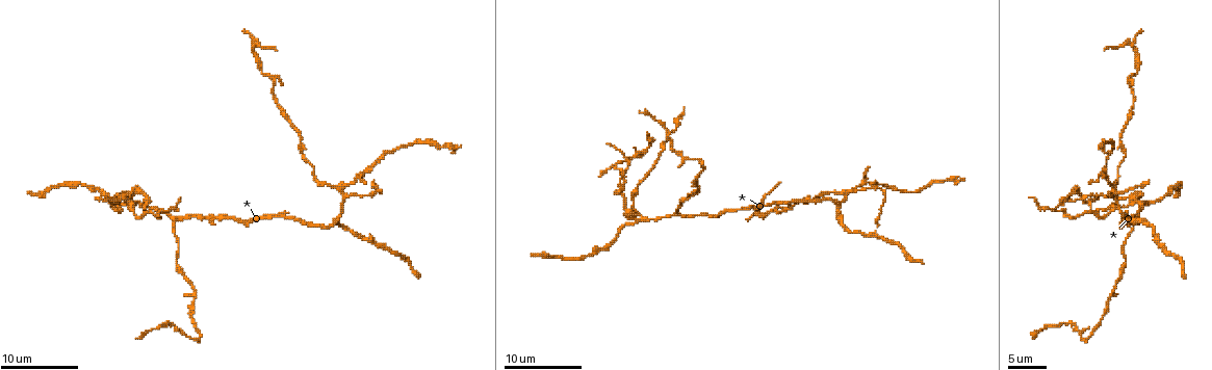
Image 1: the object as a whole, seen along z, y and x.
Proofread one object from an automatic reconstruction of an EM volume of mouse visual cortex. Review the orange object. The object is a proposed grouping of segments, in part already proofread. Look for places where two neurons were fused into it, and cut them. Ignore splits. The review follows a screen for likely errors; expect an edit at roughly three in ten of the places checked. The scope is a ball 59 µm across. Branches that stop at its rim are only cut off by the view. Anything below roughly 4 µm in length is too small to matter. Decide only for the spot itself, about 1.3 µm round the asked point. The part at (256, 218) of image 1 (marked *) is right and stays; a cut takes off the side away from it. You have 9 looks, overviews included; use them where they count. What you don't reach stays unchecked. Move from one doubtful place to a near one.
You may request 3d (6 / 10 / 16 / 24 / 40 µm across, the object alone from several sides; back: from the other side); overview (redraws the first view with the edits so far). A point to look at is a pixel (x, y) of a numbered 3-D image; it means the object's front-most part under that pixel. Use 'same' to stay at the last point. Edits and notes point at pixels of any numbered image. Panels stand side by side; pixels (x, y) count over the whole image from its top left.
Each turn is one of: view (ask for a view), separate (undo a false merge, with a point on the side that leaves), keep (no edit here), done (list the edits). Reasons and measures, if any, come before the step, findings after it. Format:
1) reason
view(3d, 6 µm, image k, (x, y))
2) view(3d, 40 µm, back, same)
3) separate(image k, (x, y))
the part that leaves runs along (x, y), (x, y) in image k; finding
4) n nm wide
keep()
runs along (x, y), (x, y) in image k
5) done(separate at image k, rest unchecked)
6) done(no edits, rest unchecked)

branch point
view(3d, 10 µm, image 1, (838, 207))

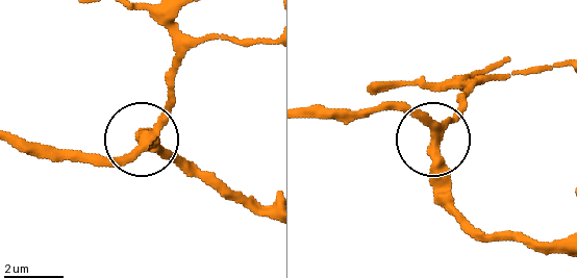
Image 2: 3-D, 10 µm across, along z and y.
view(3d, 6 µm, image 2, (143, 134))

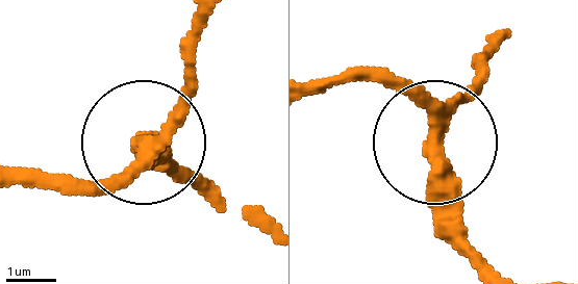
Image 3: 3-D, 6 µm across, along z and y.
keep()
runs along (313, 83), (376, 83), (413, 108), (459, 253) in image 3; one neuron here

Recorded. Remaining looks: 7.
sudden change in width
view(3d, 10 µm, image 1, (382, 191))

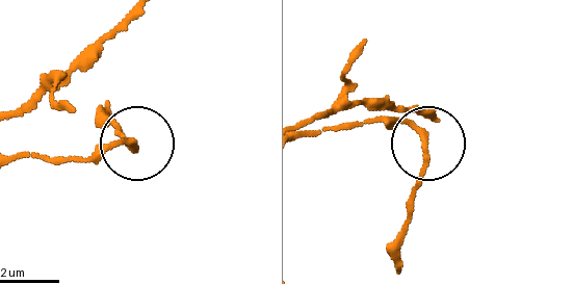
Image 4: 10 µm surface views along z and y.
view(3d, 10 µm, back, image 4, (134, 146))

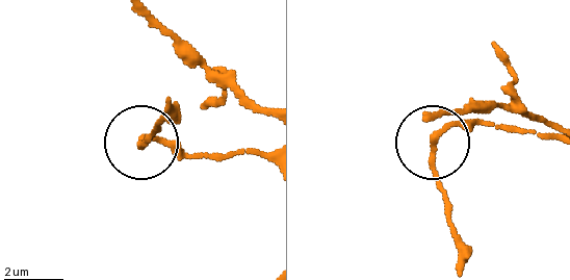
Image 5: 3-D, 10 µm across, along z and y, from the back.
200 nm wide
keep()
runs along (559, 137), (491, 125), (439, 135), (432, 170), (446, 212) in image 5; one neuron here

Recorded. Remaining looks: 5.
arms part here
view(3d, 6 µm, image 1, (842, 191))

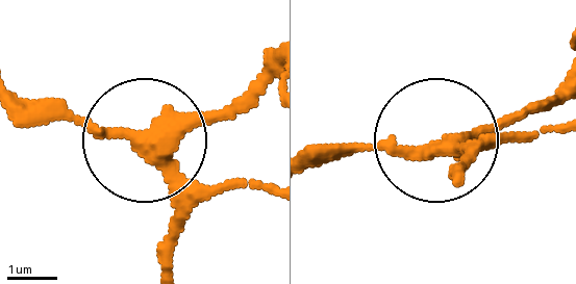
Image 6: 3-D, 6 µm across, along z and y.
separate(image 6, (27, 119))
the part that leaves runs along (95, 128), (24, 103) in image 6; a second neuron is stuck on

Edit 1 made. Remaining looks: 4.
view(overview)

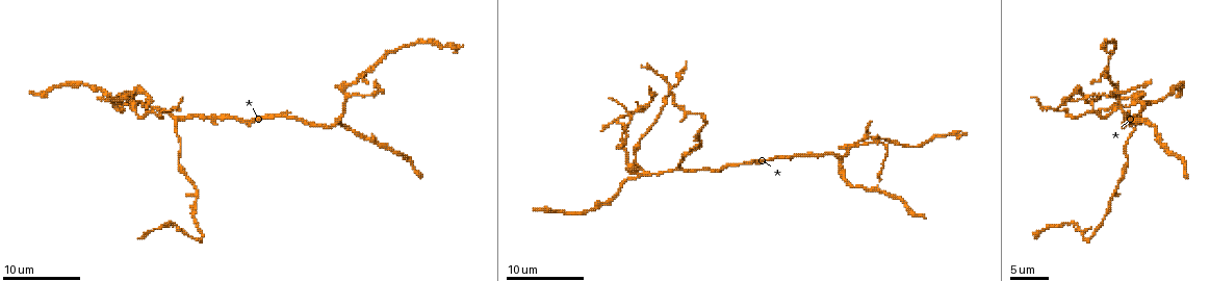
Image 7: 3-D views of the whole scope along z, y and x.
three arms meet
view(3d, 10 µm, image 7, (634, 162))

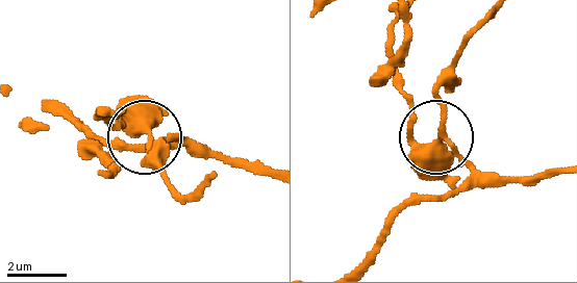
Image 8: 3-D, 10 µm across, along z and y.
side arm 16 µm
separate(image 8, (449, 185))
two neurons meet here

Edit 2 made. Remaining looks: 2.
calibre changes
view(3d, 6 µm, image 7, (666, 96))

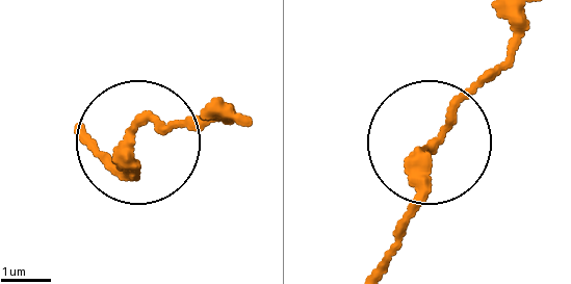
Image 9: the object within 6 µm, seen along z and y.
220 nm wide
keep()
one neuron here

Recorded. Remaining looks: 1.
done(separate at image 6, separate at image 8, rest unchecked)

